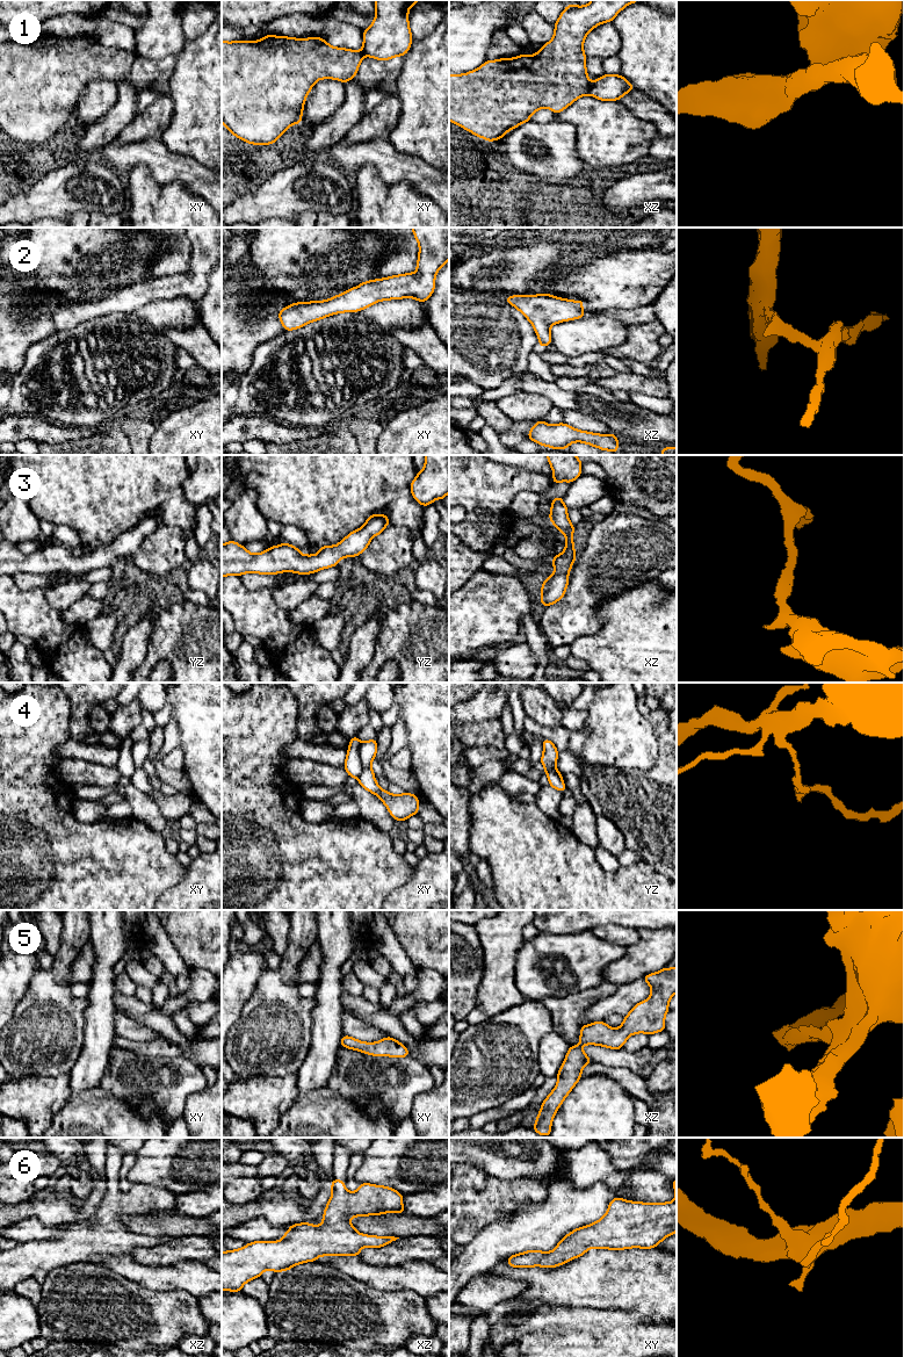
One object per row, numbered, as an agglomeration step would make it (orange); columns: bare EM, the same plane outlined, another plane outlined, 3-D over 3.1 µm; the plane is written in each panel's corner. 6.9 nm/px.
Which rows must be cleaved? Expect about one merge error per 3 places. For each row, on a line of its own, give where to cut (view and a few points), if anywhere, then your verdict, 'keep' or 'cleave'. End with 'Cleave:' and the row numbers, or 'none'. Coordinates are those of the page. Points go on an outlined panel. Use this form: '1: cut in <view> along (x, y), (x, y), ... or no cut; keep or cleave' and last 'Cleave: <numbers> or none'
1: cut in xz along (591, 84), (587, 94); cleave
2: no cut; keep
3: no cut; keep
4: cut in xy along (360, 743), (359, 760), (361, 773), (358, 777); cleave
5: no cut; keep
6: no cut; keep
Cleave: 1, 4

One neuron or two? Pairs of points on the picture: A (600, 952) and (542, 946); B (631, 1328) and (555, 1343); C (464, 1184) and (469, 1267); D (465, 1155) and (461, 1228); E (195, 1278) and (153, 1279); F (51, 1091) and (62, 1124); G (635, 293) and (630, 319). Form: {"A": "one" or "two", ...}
{"A": "one", "B": "one", "C": "two", "D": "two", "E": "one", "F": "two", "G": "two"}

